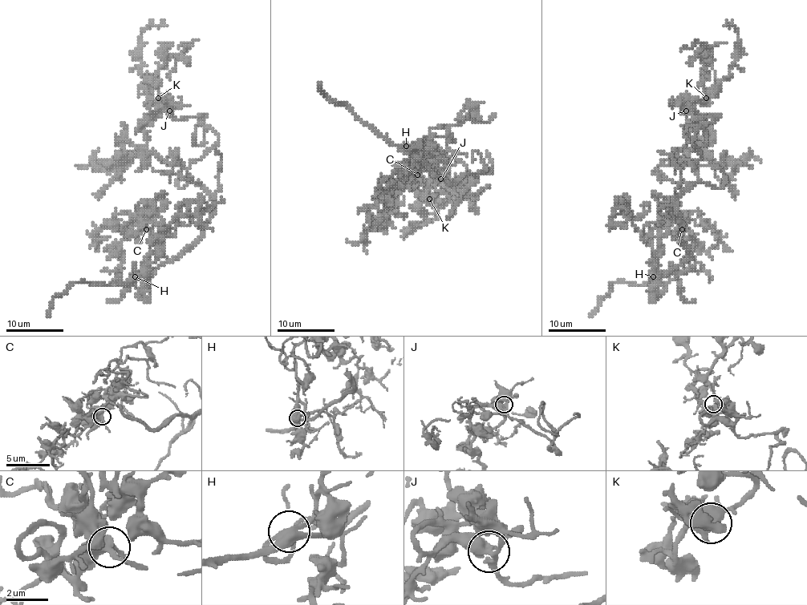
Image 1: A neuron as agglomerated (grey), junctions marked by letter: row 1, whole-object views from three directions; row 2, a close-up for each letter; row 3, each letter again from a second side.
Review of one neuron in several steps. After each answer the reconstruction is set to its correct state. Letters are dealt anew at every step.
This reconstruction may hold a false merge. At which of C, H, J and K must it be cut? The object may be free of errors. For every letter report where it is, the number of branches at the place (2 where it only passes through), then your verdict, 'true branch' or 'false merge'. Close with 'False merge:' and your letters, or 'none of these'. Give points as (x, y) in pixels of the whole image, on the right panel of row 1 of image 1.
C: at (682, 229); 3 branches meet; true branch
H: at (653, 276); 3 branches meet; true branch
J: at (686, 110); 3 branches meet; true branch
K: at (706, 98); 3 branches meet; true branch
False merge: none of these

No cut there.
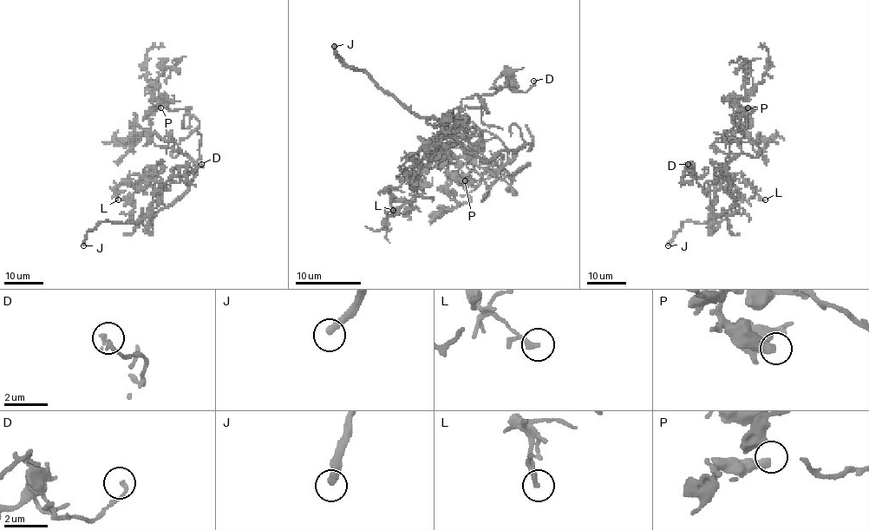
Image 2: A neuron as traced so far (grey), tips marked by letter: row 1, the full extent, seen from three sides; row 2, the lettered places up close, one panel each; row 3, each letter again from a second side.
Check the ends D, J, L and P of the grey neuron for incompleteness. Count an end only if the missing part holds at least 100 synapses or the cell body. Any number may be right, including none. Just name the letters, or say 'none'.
J

